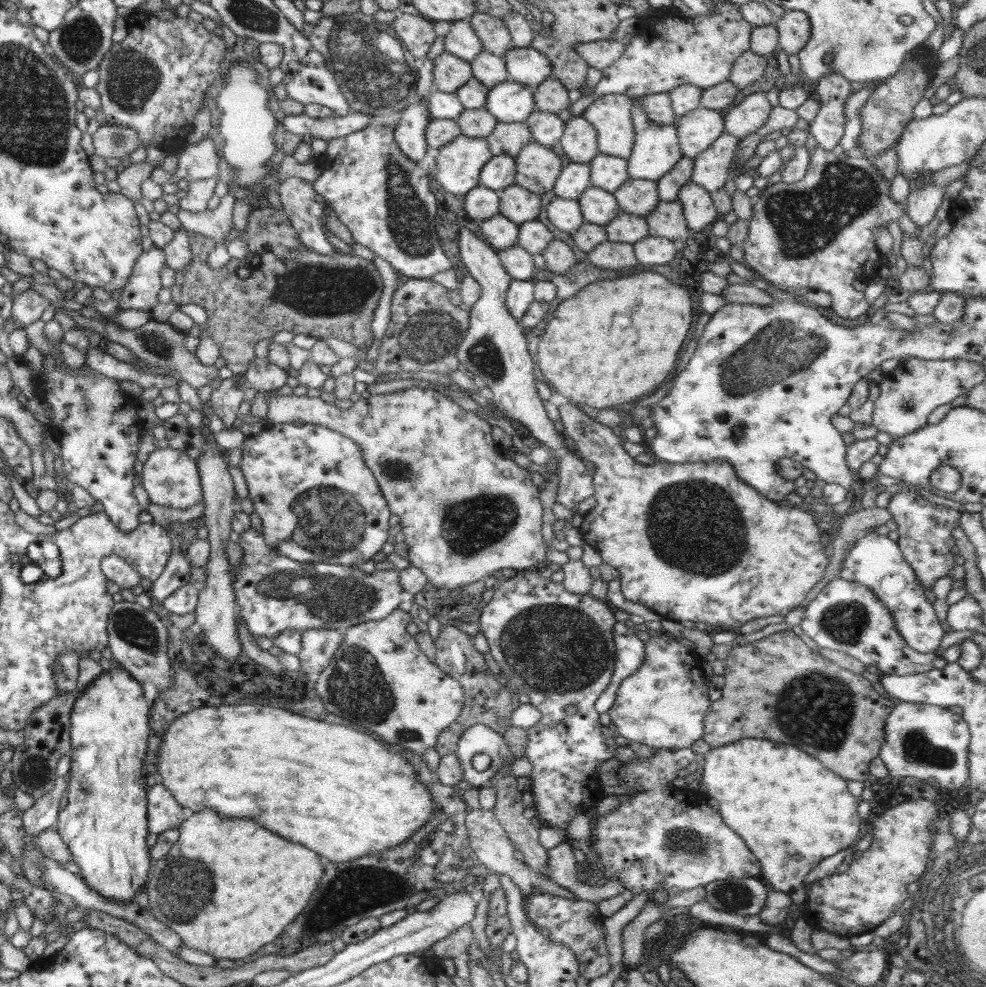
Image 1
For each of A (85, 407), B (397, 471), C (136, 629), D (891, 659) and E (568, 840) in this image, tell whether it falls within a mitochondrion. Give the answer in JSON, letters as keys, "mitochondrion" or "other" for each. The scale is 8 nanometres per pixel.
{"A":"mitochondrion","B":"mitochondrion","C":"mitochondrion","D":"other","E":"other"}

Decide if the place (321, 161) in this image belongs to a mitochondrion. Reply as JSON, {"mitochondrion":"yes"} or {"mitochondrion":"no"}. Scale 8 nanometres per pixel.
{"mitochondrion":"no"}

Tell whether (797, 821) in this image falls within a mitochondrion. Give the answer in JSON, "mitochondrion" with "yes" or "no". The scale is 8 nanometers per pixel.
{"mitochondrion":"no"}

